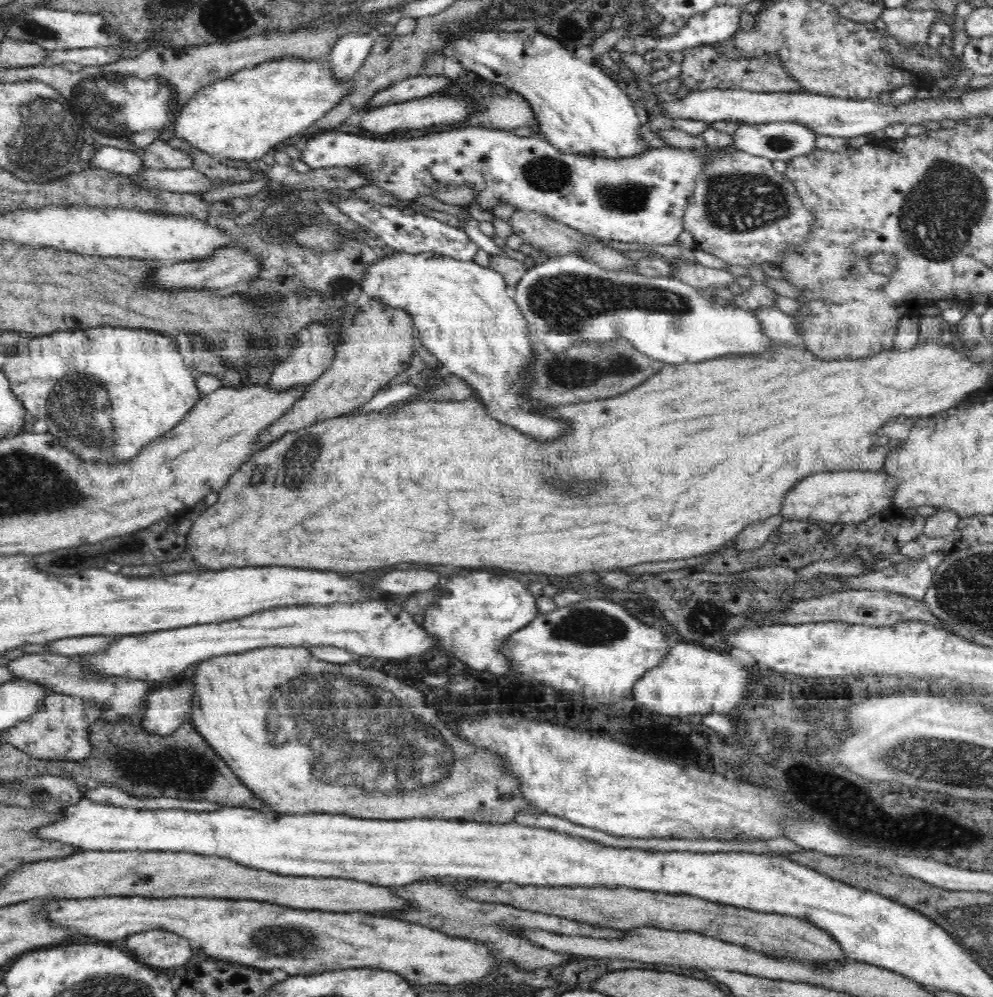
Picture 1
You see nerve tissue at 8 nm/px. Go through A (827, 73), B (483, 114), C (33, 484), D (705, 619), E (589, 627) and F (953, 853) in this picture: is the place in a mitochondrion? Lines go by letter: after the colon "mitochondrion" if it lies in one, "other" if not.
A: mitochondrion
B: other
C: mitochondrion
D: mitochondrion
E: mitochondrion
F: other

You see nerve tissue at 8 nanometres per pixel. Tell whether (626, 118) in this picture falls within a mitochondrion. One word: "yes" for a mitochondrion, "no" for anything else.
no

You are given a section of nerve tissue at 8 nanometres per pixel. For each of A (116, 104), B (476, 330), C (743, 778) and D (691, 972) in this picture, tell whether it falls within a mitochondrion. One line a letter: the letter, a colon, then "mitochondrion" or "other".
A: mitochondrion
B: other
C: other
D: other

